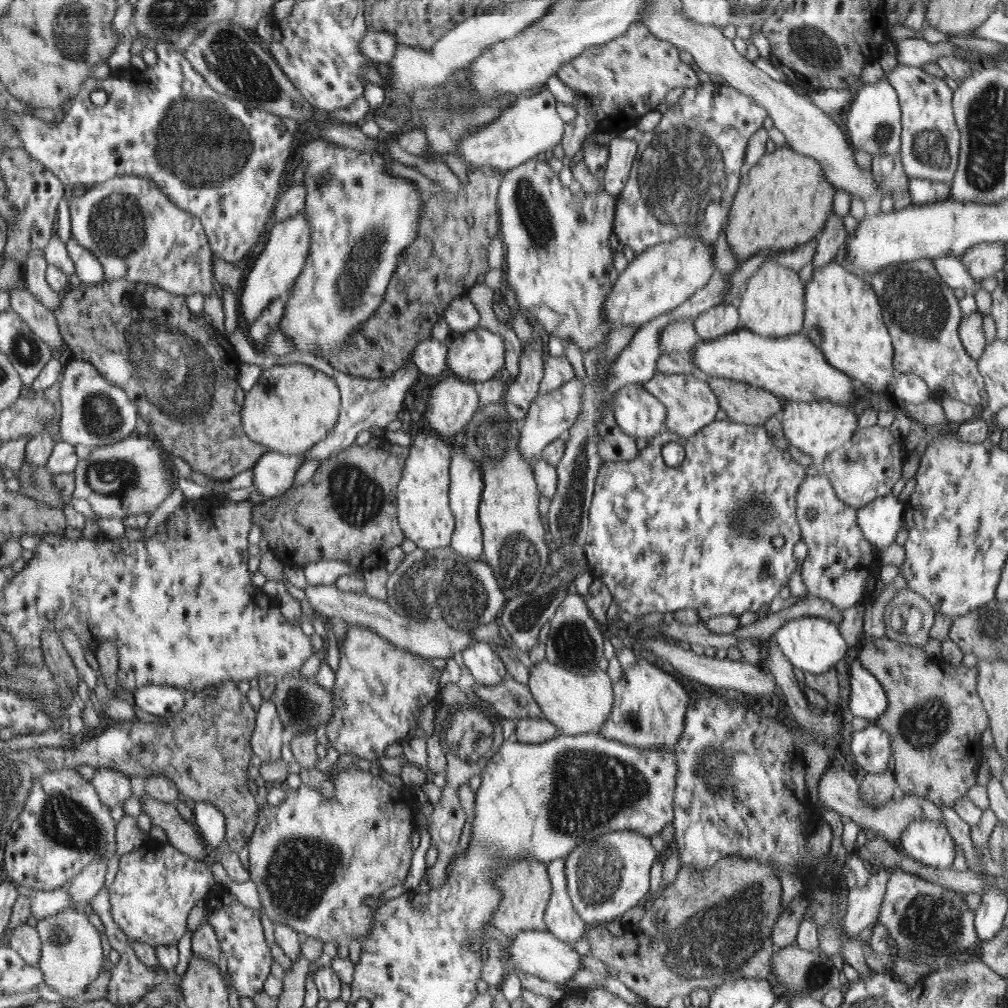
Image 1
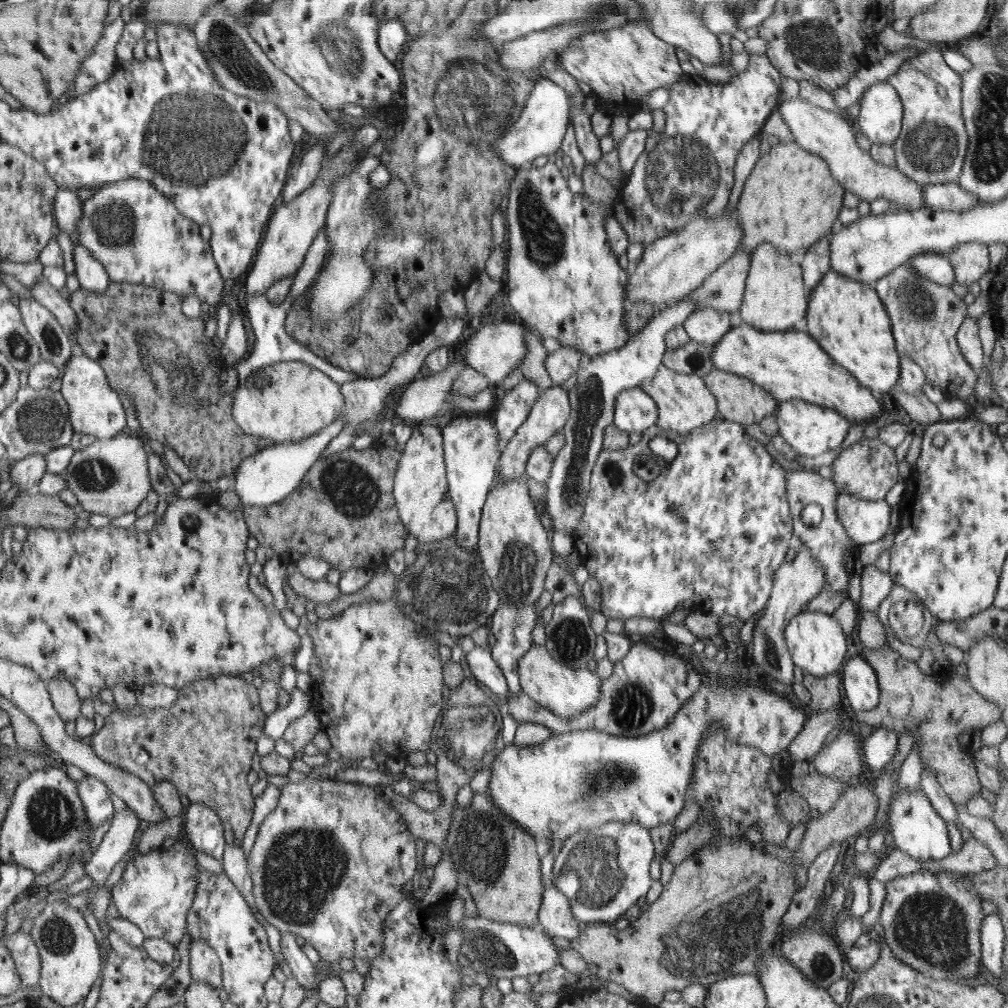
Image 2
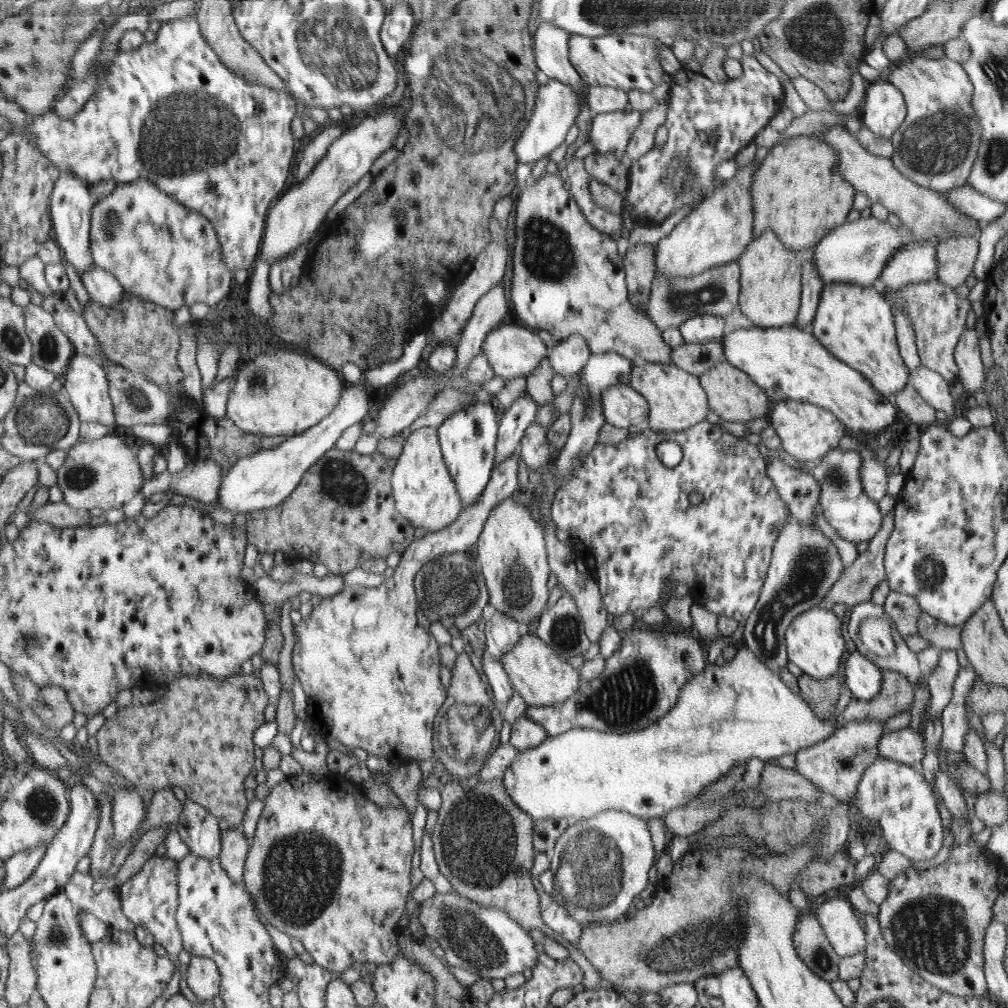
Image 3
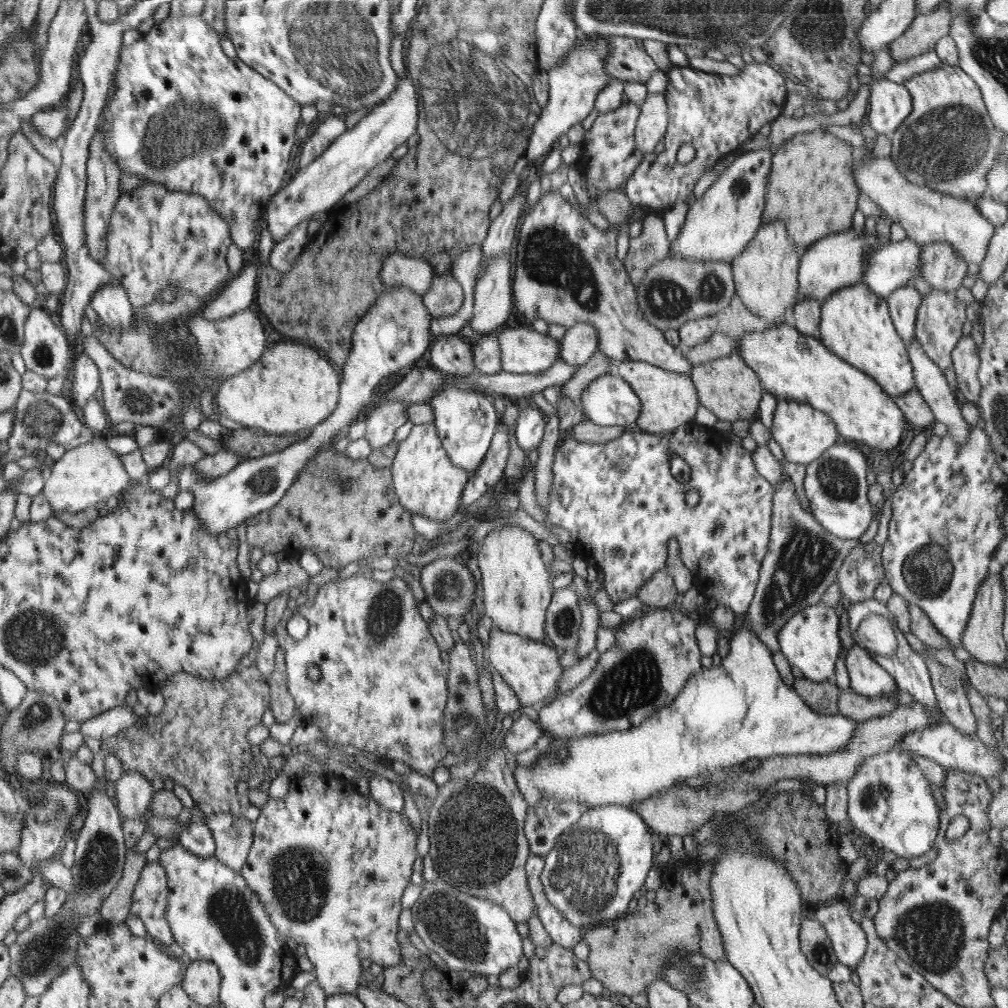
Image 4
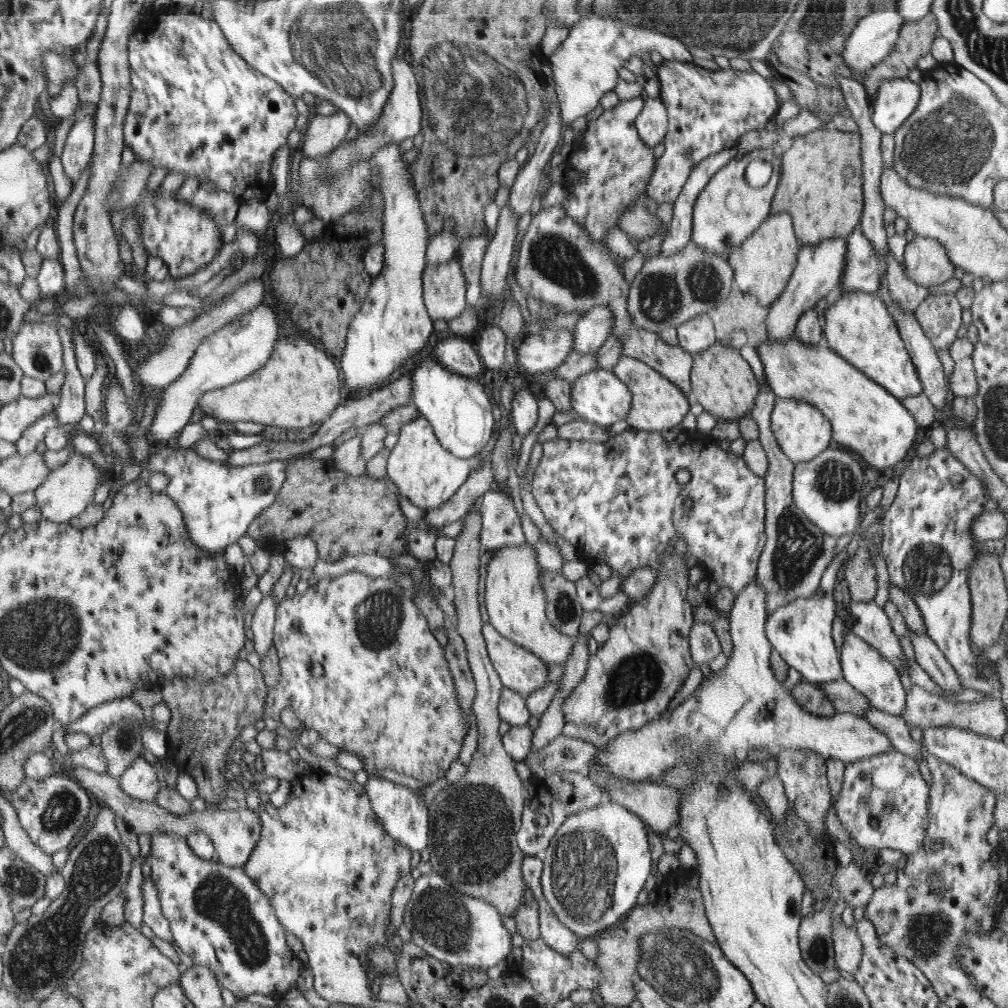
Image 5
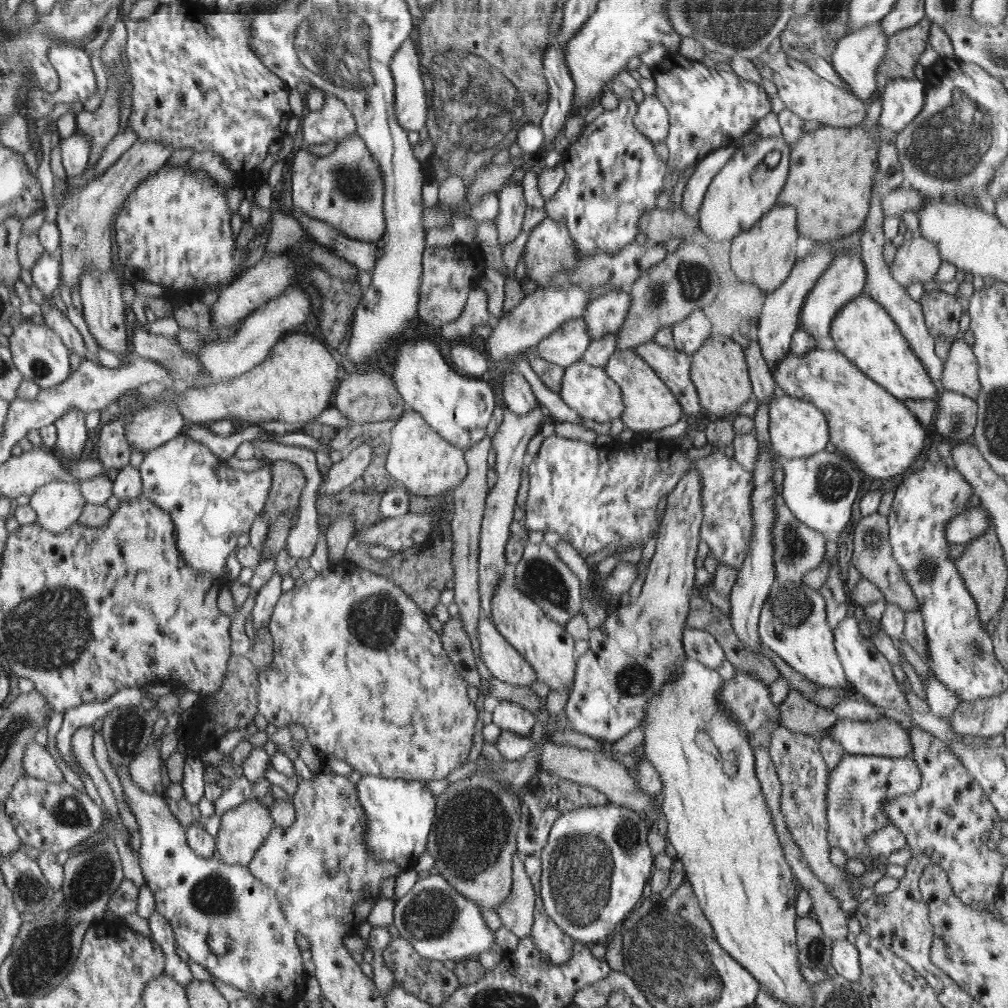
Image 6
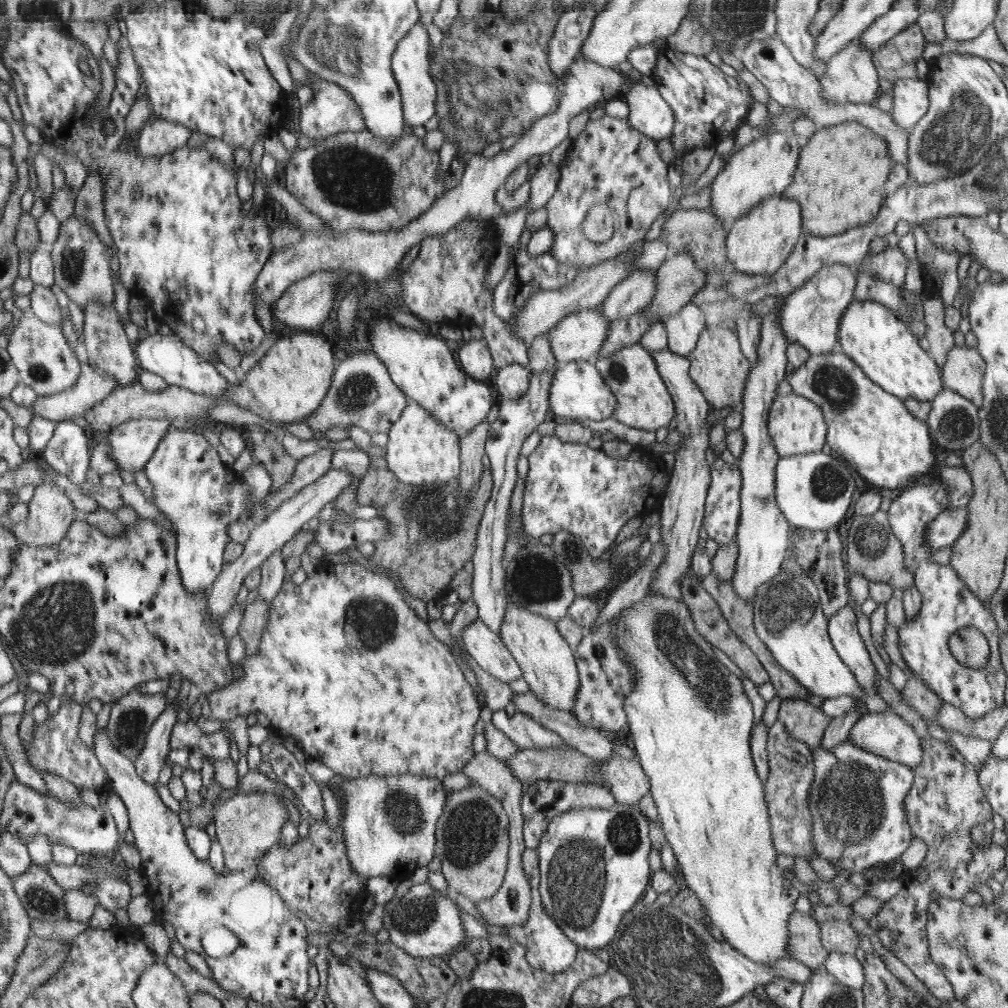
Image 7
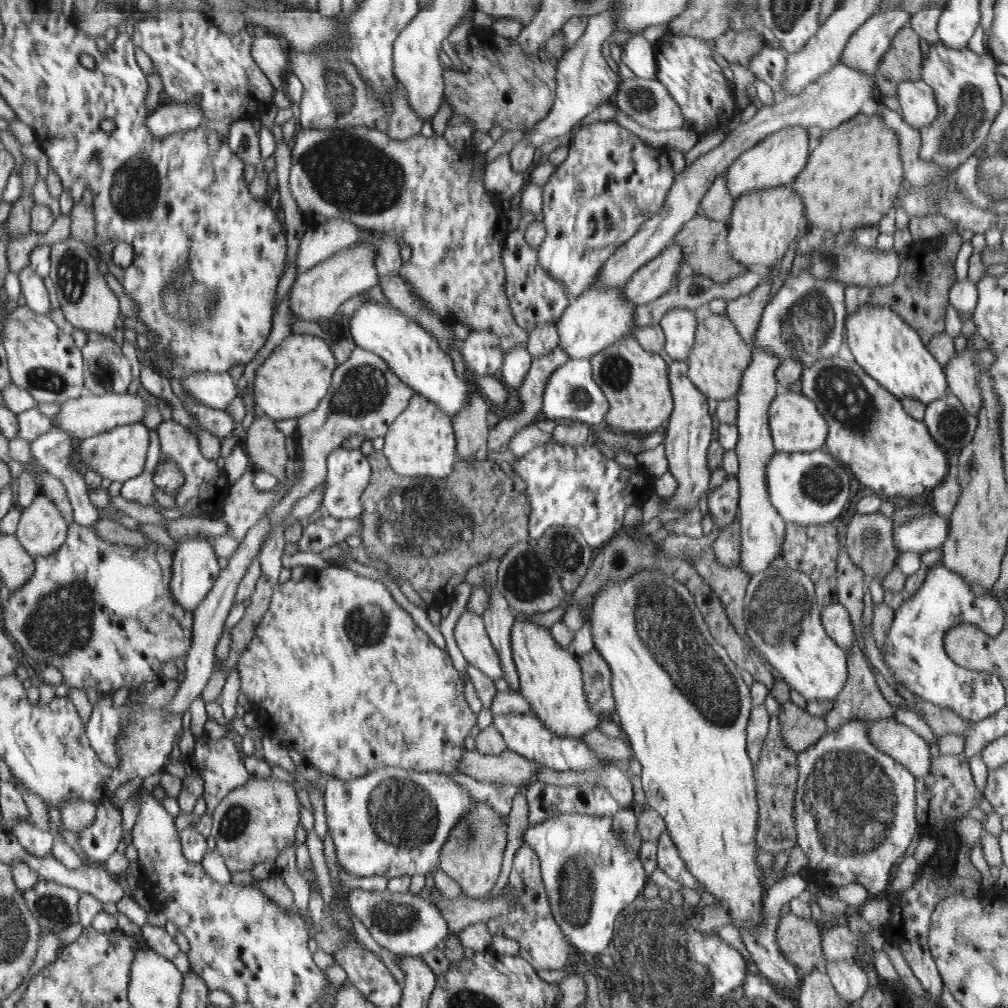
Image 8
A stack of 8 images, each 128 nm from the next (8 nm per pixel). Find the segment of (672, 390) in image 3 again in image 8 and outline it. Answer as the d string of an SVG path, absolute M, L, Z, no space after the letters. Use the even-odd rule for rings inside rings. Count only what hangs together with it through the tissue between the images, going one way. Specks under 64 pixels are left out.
M628 334L589 360L594 369L595 380L610 401L610 410L603 425L610 424L623 432L632 430L652 433L652 430L658 430L658 426L671 418L669 364L662 360L662 354L644 349L634 336Z

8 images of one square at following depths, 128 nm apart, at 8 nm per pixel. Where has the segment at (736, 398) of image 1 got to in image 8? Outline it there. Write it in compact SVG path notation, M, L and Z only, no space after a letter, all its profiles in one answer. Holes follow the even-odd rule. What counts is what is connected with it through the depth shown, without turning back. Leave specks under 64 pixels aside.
M711 313L708 318L702 318L699 322L699 330L695 332L695 344L691 348L686 362L690 365L690 379L695 383L696 388L708 395L713 401L728 400L736 398L739 394L739 387L742 386L743 372L750 366L750 348L746 341L735 327L734 321L727 315L716 315Z

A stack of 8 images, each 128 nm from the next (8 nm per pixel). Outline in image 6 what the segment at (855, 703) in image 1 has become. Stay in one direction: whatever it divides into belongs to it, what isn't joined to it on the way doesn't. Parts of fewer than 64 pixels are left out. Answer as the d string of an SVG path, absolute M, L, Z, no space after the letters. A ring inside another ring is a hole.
M850 613L833 630L835 649L843 666L845 677L849 686L856 691L857 695L862 694L866 701L875 704L875 706L880 706L880 708L894 708L898 712L908 714L916 727L921 727L924 732L932 734L932 736L942 740L947 745L952 746L958 742L960 746L1005 747L1006 738L1004 733L1000 733L996 737L990 737L990 739L980 739L980 737L972 737L970 734L958 734L954 733L953 728L946 720L933 715L931 712L913 711L906 699L906 695L904 695L894 678L891 662L888 662L886 657L875 647L872 638L860 633L858 624L859 621Z

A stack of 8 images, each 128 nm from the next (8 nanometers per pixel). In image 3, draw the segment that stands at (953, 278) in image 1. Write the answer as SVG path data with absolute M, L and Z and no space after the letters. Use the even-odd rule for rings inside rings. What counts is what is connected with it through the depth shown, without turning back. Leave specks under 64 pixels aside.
M930 240L926 241L912 241L910 244L901 246L901 249L896 252L896 255L890 257L890 261L886 263L886 267L882 271L880 278L877 282L877 287L884 294L884 298L891 302L891 298L887 296L887 292L892 289L897 291L907 284L918 284L934 281L937 278L937 266L936 266L936 243Z

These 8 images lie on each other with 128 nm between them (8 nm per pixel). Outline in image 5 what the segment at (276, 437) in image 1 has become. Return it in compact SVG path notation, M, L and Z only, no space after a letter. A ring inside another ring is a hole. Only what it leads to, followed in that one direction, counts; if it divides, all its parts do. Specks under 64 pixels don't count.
M292 333L278 339L275 350L262 368L248 375L246 379L229 384L228 386L205 392L196 404L205 415L214 416L221 421L228 422L256 422L264 426L278 426L282 428L306 429L316 422L323 422L334 414L340 404L340 370L336 364L312 343L301 336L294 338Z

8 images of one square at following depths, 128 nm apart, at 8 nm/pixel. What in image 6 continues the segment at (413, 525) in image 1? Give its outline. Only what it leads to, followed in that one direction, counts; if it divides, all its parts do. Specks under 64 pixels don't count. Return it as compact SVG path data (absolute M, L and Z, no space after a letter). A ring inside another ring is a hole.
M414 409L406 410L398 417L398 422L391 430L390 452L387 457L387 470L392 479L400 481L410 496L416 497L442 497L444 493L453 492L467 477L467 462L463 449L456 448L454 444L442 437L434 428L423 419L423 416Z

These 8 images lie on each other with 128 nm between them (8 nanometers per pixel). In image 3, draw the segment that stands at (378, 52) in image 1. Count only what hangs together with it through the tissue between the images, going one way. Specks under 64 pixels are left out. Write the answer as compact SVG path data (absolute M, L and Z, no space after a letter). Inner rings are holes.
M406 3L396 4L384 18L380 29L380 39L390 58L396 58L402 51L404 42L410 38L410 32L415 29L414 13Z

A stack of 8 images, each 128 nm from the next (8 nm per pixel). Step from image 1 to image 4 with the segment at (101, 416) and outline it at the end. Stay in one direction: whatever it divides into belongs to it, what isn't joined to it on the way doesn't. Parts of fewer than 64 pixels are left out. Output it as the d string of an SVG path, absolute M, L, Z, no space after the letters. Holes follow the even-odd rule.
M80 352L73 364L73 385L71 391L75 396L74 406L79 409L96 395L99 397L102 387L102 373L98 365L87 353Z

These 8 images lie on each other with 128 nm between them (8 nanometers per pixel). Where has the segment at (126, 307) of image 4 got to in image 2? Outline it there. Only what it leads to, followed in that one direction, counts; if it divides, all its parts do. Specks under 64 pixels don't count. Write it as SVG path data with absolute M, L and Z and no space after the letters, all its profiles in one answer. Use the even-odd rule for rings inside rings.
M76 245L73 252L74 265L76 265L75 274L79 280L80 288L104 293L111 284L104 266L91 256L85 246Z

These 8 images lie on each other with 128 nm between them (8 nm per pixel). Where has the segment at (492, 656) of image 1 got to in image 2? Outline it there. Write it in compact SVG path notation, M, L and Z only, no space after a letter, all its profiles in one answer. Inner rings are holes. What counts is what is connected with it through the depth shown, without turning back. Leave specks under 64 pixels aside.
M476 645L470 650L464 658L463 663L467 672L476 682L482 686L486 686L490 692L498 695L502 704L494 712L494 717L499 721L501 729L498 733L498 738L503 736L505 745L512 744L516 736L516 729L519 723L508 712L507 694L509 686L507 685L506 677L498 663L492 658L491 649L483 648Z

